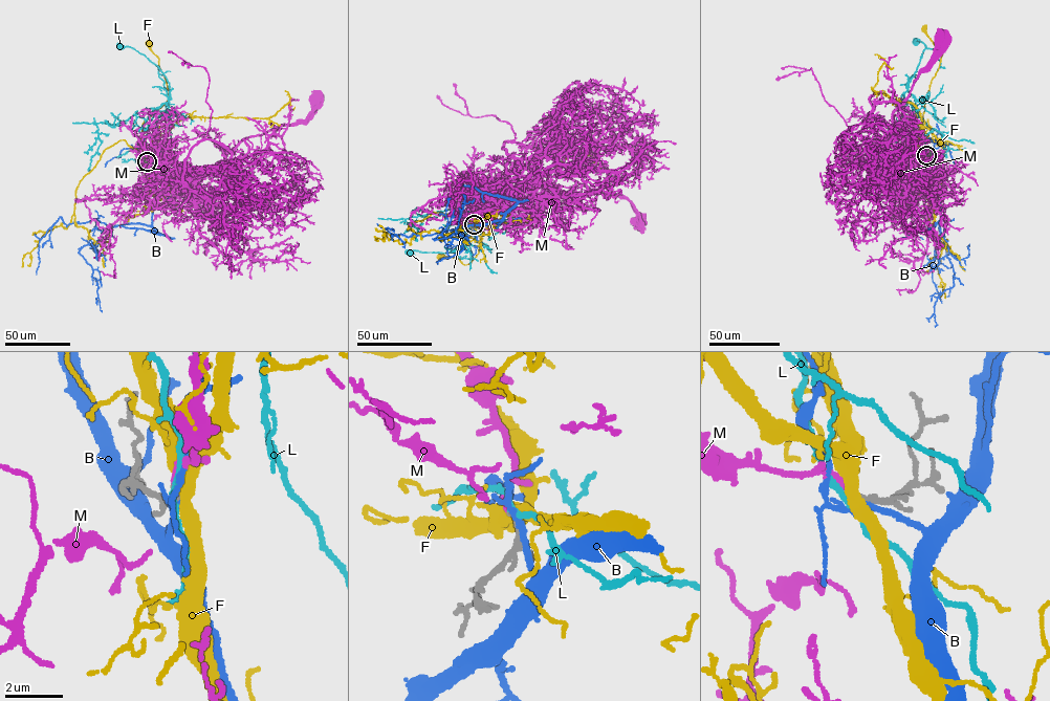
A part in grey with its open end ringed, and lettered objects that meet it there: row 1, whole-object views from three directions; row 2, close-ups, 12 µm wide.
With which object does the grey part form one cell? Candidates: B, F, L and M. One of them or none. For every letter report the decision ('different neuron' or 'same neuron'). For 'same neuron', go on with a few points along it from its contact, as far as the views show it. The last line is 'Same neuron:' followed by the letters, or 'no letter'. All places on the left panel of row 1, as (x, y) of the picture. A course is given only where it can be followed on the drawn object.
B: different neuron
F: different neuron
L: different neuron
M: same neuron; course (146, 161), (154, 154), (160, 173), (175, 183), (195, 180), (227, 161), (243, 139), (300, 124), (319, 97)
Same neuron: M

